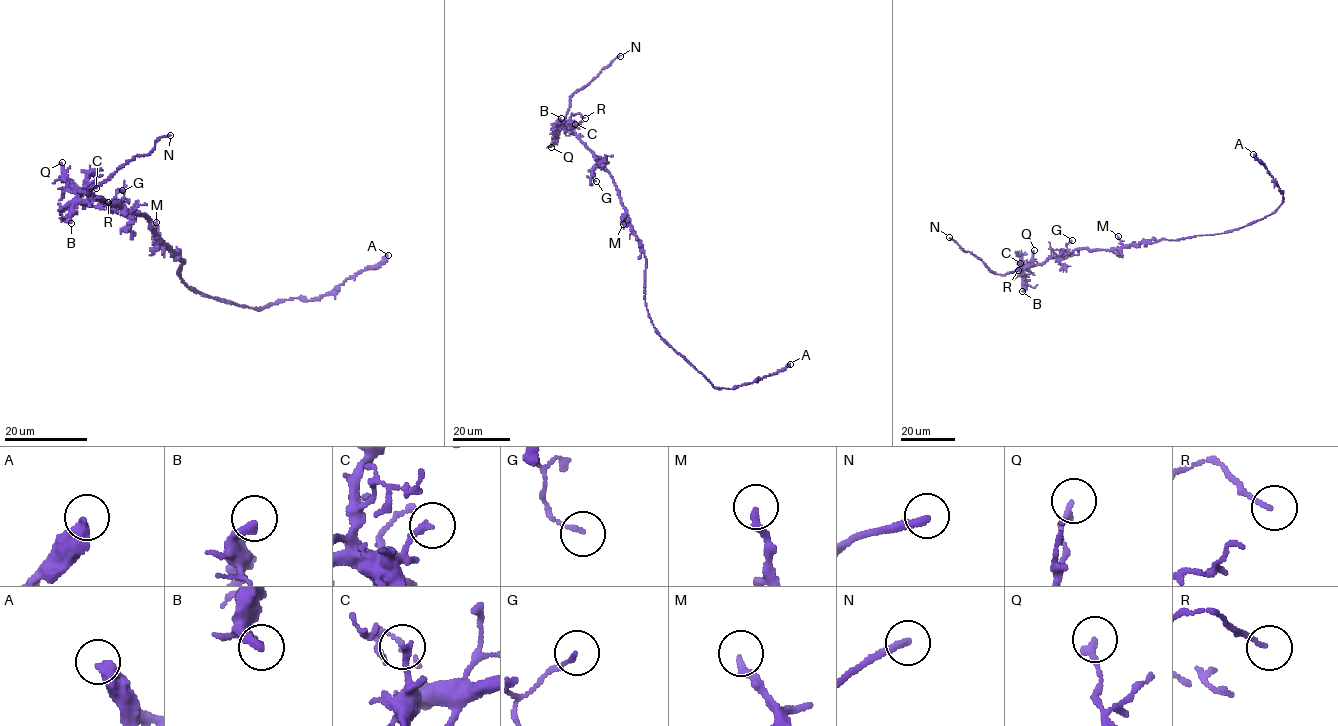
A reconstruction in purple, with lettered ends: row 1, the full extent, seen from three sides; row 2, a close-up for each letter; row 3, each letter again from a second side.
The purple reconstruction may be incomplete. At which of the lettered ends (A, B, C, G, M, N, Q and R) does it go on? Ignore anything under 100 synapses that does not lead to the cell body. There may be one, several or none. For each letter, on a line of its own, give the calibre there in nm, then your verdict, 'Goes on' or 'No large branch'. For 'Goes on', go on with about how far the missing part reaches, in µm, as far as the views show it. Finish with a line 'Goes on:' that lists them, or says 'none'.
A: Thickness 360 nm. No large branch
B: Thickness 320 nm. No large branch
C: Thickness 200 nm. No large branch
G: Thickness 120 nm. No large branch
M: Thickness 240 nm. No large branch
N: Thickness 260 nm. Goes on. Missing length about 30 µm
Q: Thickness 240 nm. No large branch
R: Thickness 140 nm. No large branch
Goes on: N

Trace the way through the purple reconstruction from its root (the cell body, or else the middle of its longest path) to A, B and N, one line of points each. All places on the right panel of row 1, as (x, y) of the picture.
A: (1146, 242), (1223, 233), (1274, 212), (1282, 202), (1283, 192), (1253, 154)
B: (1146, 242), (1106, 250), (1076, 248), (1023, 268), (1022, 291)
N: (1146, 242), (1106, 250), (1076, 248), (1003, 275), (991, 271), (982, 260), (961, 248), (949, 237)

